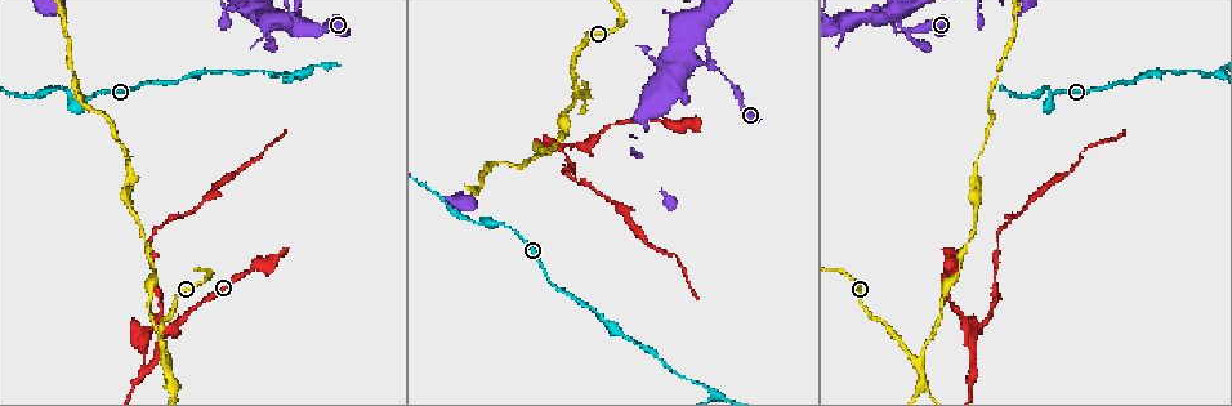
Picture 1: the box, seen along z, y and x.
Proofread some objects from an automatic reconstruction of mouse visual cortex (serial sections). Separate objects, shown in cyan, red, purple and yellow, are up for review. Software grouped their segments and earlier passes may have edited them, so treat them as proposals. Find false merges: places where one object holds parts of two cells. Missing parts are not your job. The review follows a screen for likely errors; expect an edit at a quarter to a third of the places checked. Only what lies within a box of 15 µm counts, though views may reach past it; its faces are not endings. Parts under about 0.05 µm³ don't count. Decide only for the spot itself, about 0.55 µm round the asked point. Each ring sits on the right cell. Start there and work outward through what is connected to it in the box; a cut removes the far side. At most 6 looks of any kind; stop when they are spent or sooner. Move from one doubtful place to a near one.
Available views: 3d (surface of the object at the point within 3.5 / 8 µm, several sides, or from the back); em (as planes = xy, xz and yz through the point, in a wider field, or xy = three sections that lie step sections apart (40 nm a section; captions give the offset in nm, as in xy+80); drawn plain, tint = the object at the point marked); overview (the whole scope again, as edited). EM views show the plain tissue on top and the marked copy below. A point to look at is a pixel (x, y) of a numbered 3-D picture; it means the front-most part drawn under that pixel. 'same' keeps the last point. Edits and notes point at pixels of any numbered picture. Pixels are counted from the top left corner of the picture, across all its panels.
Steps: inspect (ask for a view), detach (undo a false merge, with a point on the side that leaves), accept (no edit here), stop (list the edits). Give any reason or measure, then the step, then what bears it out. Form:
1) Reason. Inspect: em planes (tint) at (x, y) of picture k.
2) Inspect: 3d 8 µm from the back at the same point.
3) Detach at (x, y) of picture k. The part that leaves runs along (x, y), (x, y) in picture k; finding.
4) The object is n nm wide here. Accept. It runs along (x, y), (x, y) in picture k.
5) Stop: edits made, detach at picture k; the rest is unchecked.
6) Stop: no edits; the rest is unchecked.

Inspect: 3d 3.5 µm at (704, 384) of picture 1.

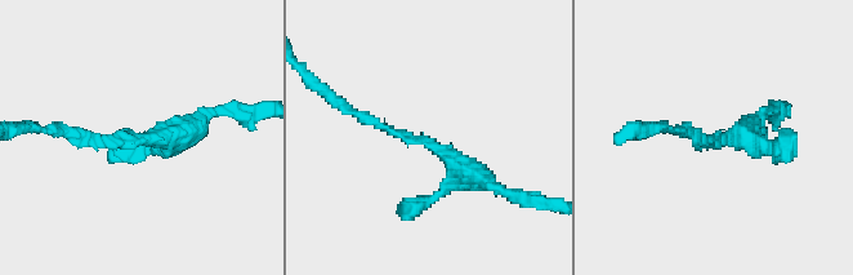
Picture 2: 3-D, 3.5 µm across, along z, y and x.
3 arms meet here; the arms are 100, 150, 250 nm wide. Inspect: em planes (tint) at (728, 139) of picture 2.

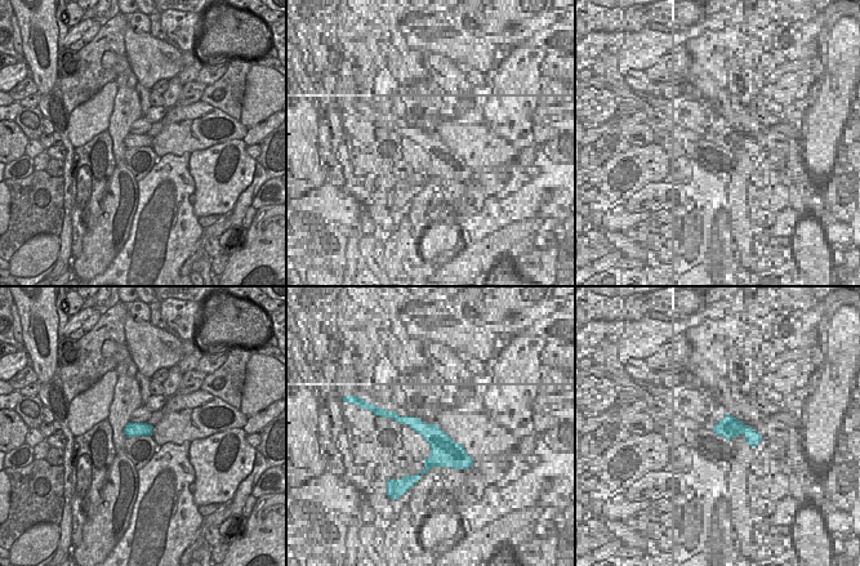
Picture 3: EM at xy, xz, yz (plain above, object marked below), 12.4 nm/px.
The object is 170 nm wide here. Accept. It runs along (364, 116), (423, 140), (505, 193) in picture 2; all the same cell.

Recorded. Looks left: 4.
A fork. Inspect: 3d 8 µm at (493, 224) of picture 1.

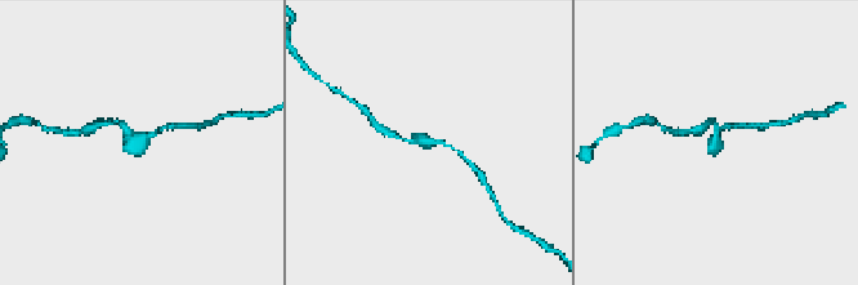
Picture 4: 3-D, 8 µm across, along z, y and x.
Closer look. Inspect: 3d 3.5 µm at (430, 141) of picture 4.

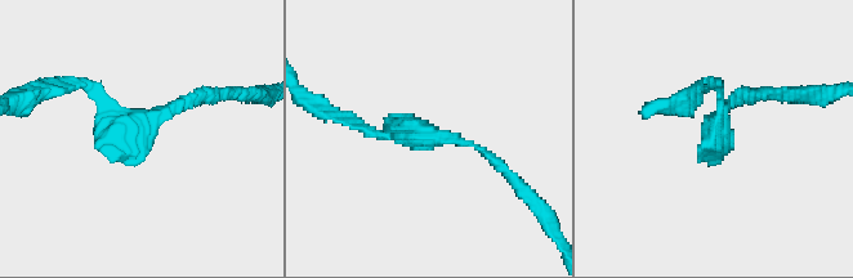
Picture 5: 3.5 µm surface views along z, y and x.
Inspect: em xy step 2 (tint) at (720, 124) of picture 5.

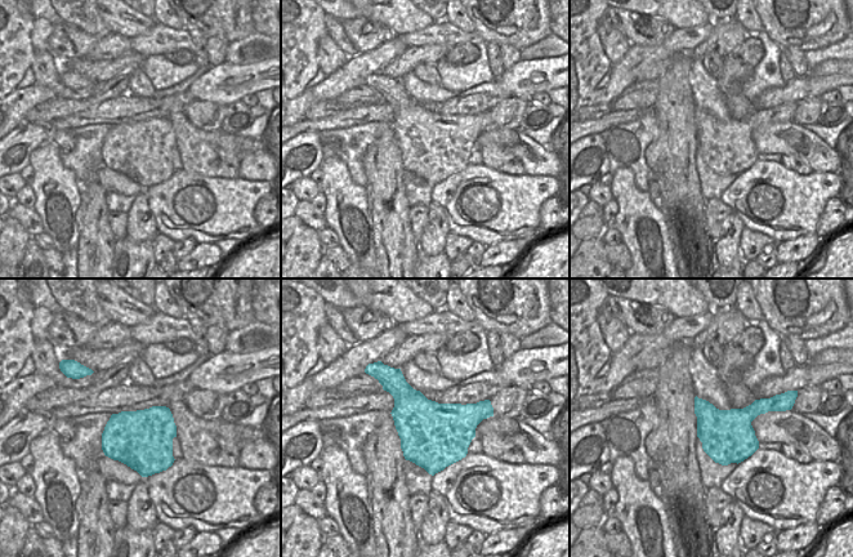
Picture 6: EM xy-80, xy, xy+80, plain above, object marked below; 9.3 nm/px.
Accept. It runs along (494, 161), (454, 138), (383, 138), (360, 125) in picture 5; continuous, no second cell.

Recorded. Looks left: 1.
Stop: no edits; the rest is unchecked.

